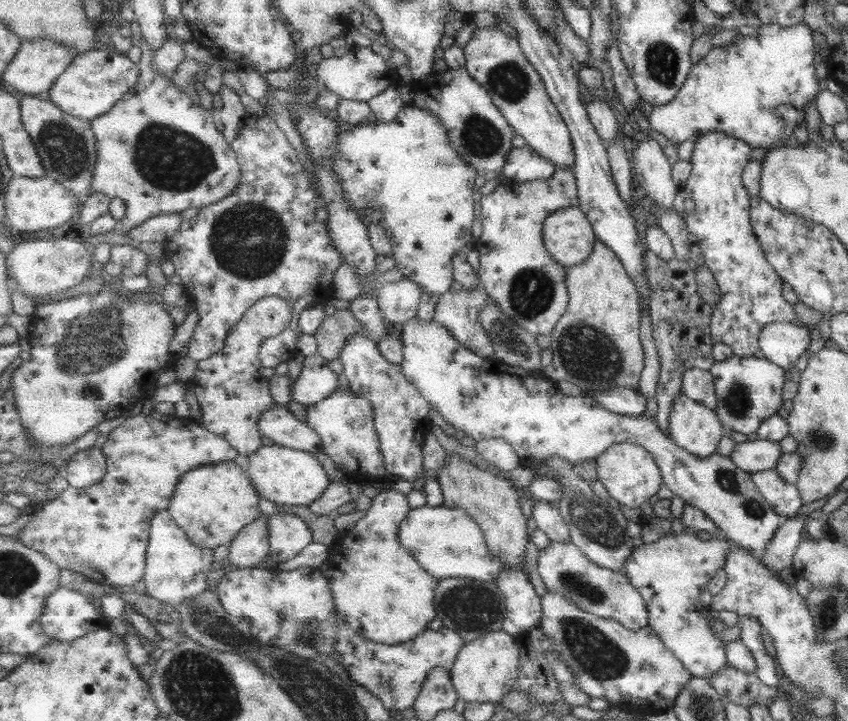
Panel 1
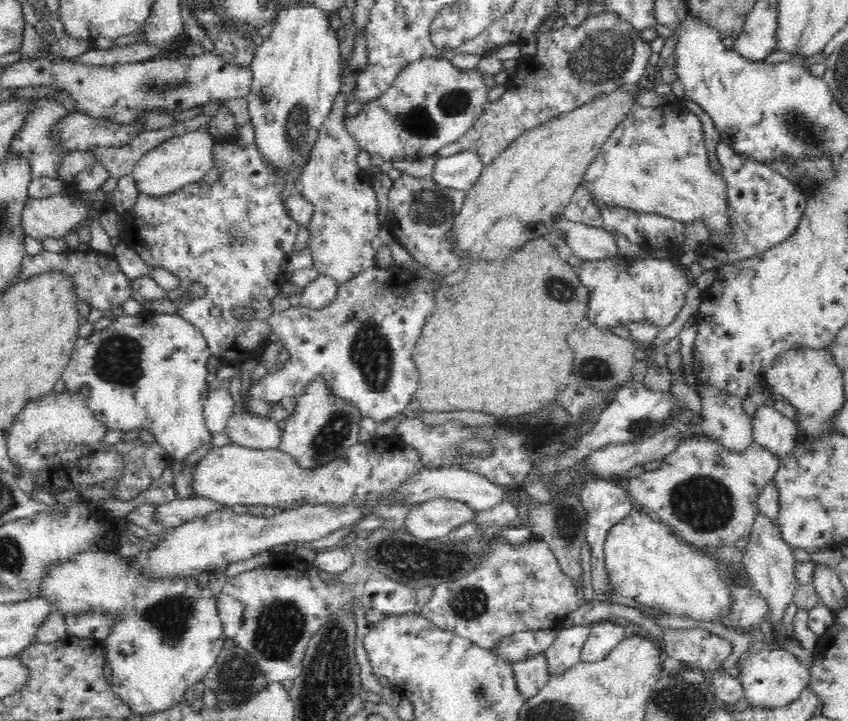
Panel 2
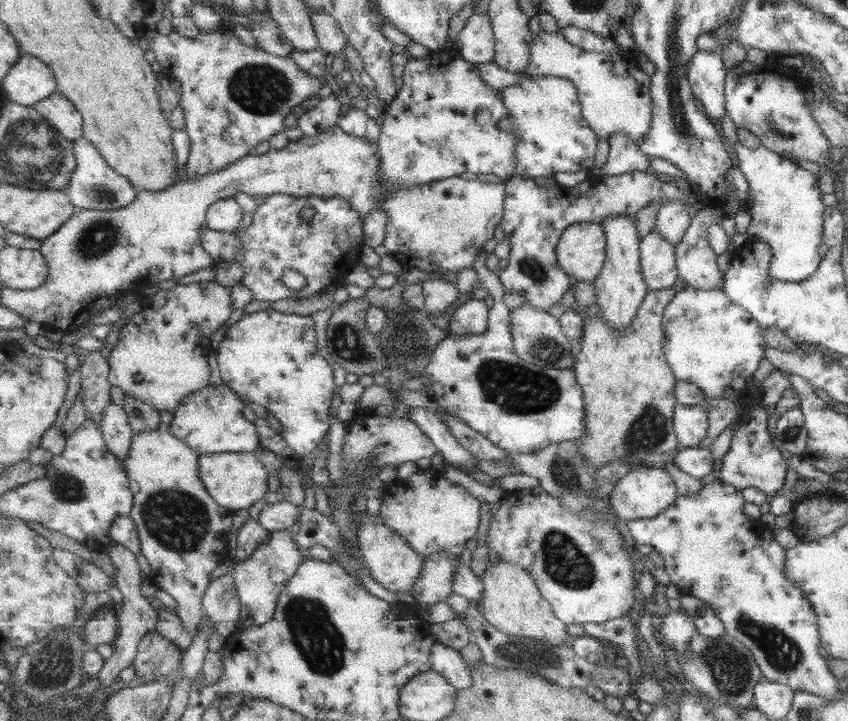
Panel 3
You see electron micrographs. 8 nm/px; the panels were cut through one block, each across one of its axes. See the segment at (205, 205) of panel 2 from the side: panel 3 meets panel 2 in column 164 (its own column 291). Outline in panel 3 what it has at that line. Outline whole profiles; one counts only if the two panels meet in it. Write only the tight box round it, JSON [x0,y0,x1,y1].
[235,193,365,302]

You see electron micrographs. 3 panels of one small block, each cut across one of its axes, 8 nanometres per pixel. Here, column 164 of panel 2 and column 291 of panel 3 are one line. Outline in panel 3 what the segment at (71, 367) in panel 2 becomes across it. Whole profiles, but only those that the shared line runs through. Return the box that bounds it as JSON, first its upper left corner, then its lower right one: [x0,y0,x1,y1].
[215,309,335,456]

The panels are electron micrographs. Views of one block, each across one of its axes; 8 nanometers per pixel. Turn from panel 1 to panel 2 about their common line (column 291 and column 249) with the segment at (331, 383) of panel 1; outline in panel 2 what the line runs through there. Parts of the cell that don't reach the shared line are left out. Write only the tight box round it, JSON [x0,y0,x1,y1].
[248,262,442,423]

